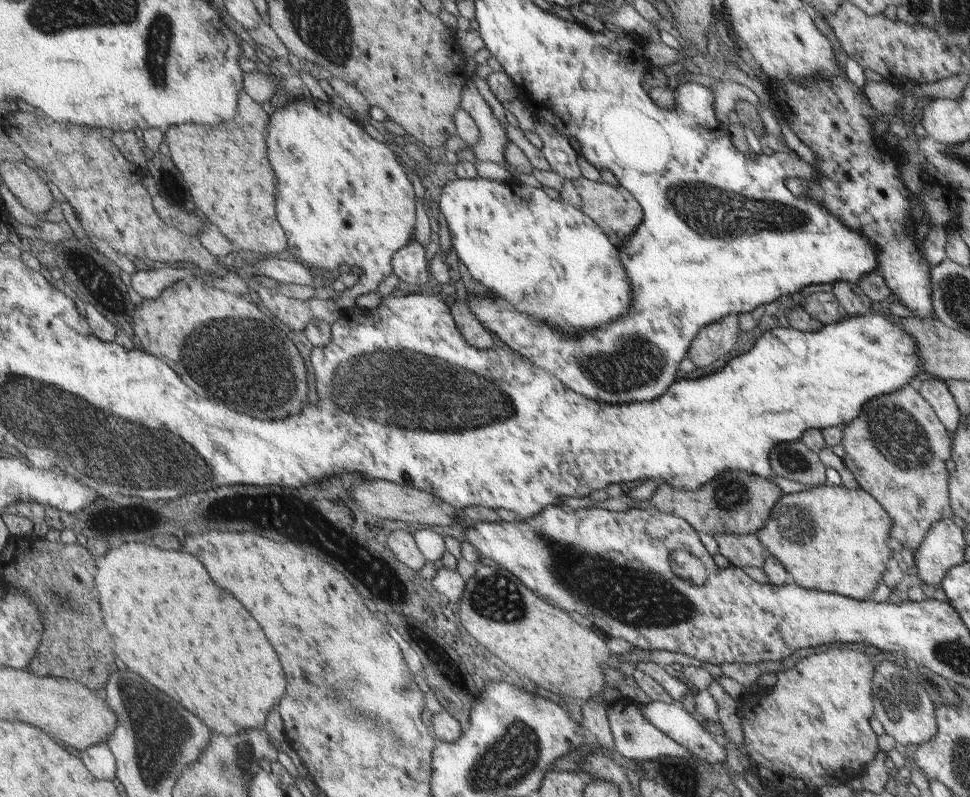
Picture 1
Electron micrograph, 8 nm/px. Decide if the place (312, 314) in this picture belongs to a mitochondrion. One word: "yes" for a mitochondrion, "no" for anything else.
no

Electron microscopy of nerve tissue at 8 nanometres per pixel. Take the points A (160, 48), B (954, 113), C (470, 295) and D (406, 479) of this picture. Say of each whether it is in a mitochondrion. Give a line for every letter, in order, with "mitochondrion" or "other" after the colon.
A: mitochondrion
B: other
C: other
D: other

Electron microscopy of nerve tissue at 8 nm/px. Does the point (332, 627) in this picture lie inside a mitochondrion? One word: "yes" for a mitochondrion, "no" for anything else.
no

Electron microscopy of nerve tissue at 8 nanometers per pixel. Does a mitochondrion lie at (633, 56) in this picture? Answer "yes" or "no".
no

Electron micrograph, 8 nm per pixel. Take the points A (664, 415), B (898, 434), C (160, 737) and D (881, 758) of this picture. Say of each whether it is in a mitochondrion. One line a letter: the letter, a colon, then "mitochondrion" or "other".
A: other
B: mitochondrion
C: mitochondrion
D: other

